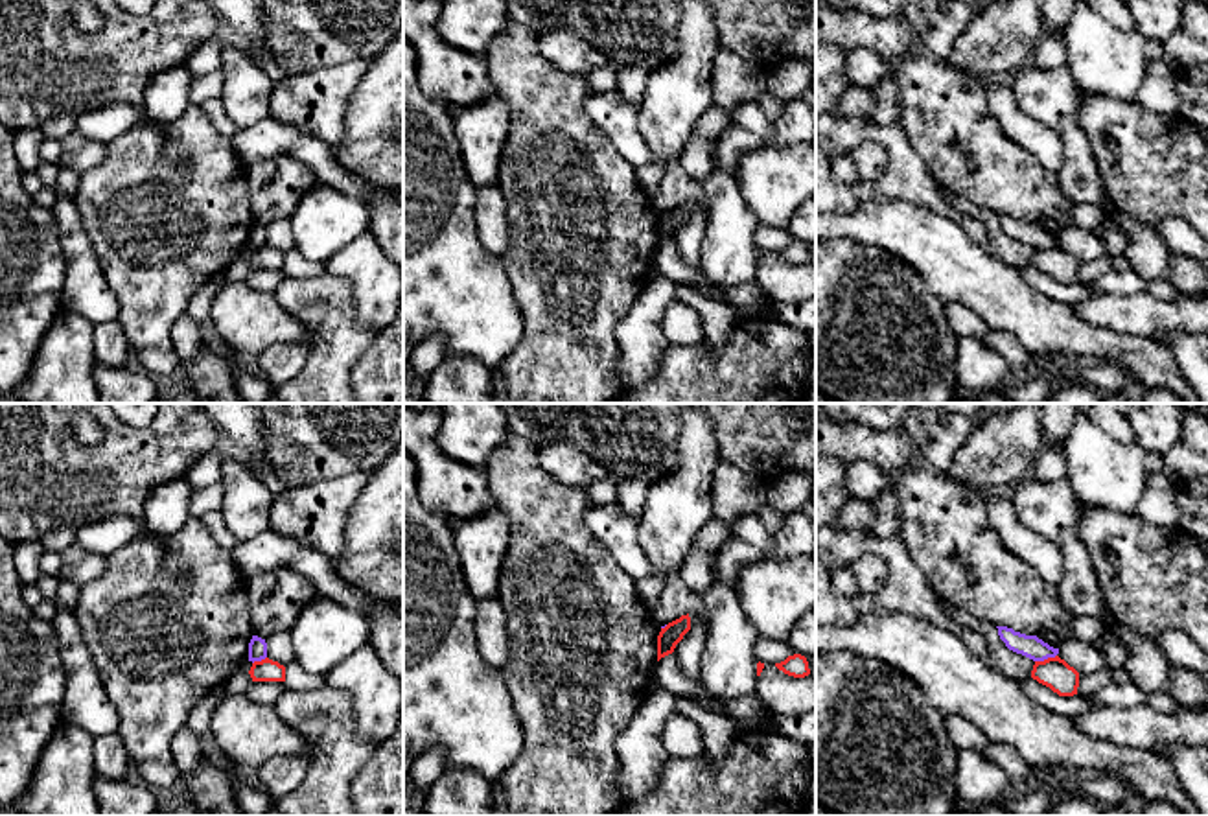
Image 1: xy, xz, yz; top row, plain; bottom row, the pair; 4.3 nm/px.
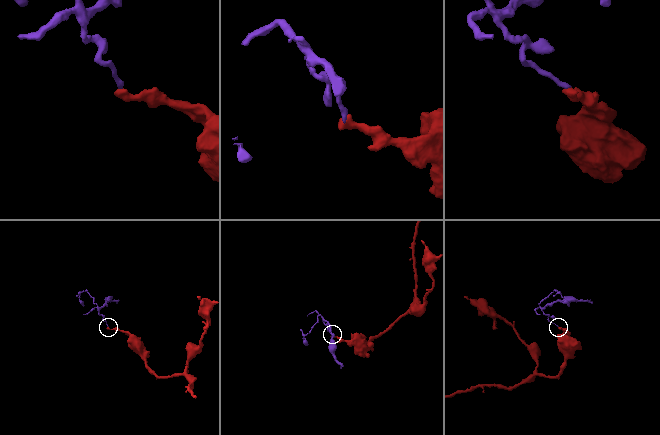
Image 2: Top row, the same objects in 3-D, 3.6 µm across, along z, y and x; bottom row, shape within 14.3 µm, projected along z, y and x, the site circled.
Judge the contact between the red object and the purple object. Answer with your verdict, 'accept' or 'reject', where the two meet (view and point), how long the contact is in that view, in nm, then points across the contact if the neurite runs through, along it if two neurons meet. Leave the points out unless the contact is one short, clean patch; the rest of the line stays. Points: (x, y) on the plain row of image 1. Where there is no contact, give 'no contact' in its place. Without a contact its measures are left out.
reject; meets red in yz at (1045, 247); contact 100 nm long; border along yz (1056, 242), (1035, 249)

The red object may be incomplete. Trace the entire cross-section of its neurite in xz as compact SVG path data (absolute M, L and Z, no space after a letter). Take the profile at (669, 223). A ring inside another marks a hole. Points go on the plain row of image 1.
M681 203L680 206L668 210L661 216L657 223L657 249L674 239L676 232L683 227L683 223L691 217L691 204Z

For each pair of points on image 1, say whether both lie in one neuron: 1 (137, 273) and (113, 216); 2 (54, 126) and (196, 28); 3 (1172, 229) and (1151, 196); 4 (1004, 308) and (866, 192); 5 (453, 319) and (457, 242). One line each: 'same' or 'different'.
1: same
2: different
3: different
4: different
5: same

